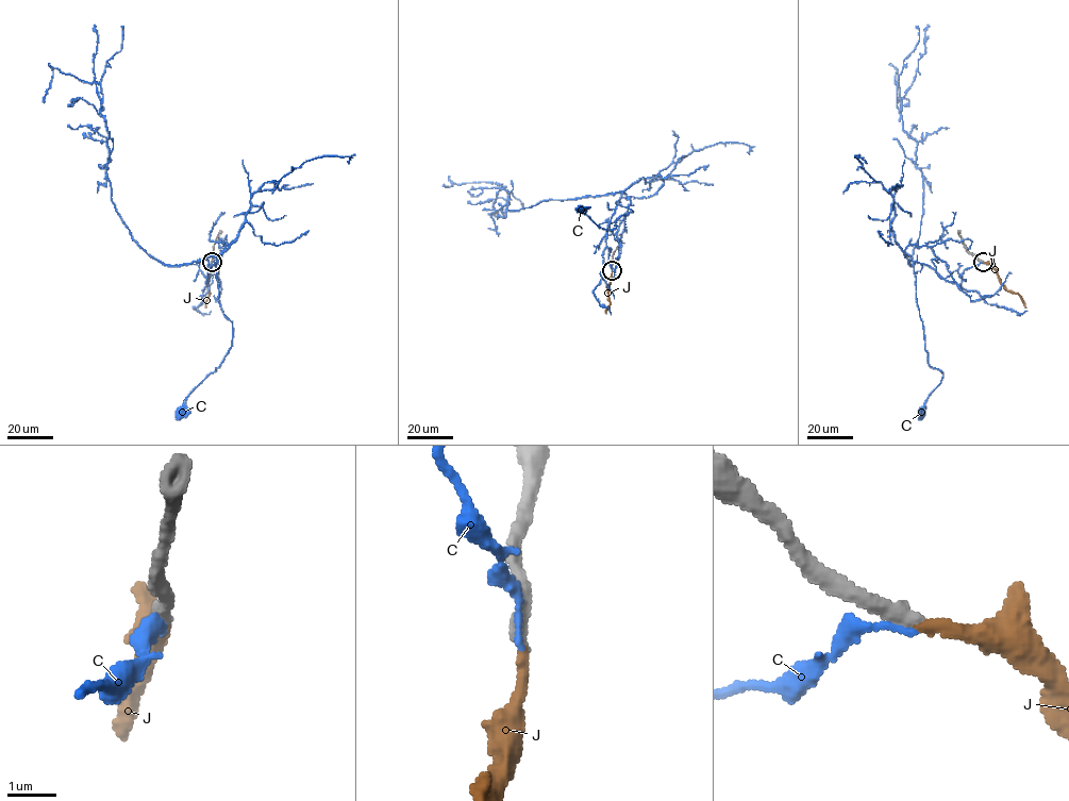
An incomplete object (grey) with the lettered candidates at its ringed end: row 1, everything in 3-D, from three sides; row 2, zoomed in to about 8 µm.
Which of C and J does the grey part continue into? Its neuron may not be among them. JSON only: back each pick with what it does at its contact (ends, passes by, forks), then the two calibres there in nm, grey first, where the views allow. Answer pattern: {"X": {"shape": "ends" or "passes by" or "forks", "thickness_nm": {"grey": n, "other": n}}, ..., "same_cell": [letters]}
{"J": {"shape": "ends", "thickness_nm": {"grey": 340, "other": 200}}, "same_cell": ["J"]}

